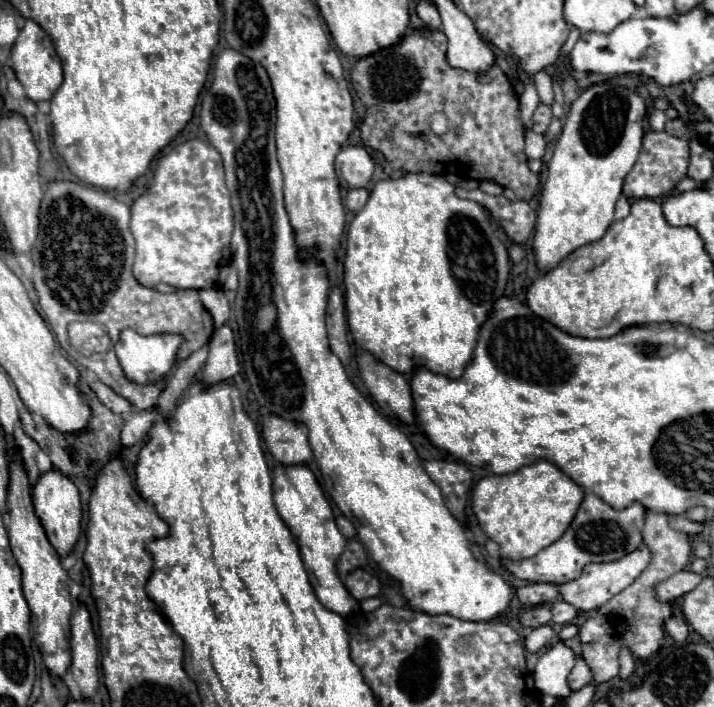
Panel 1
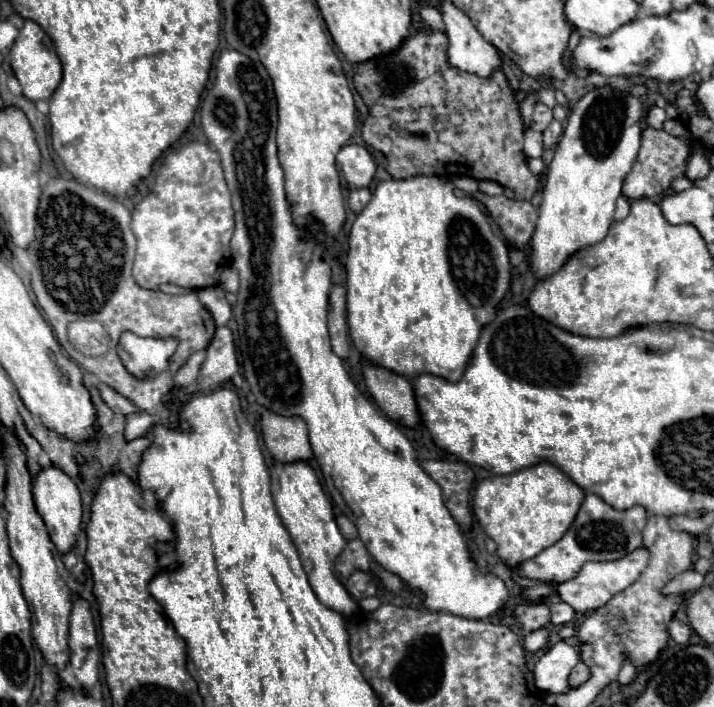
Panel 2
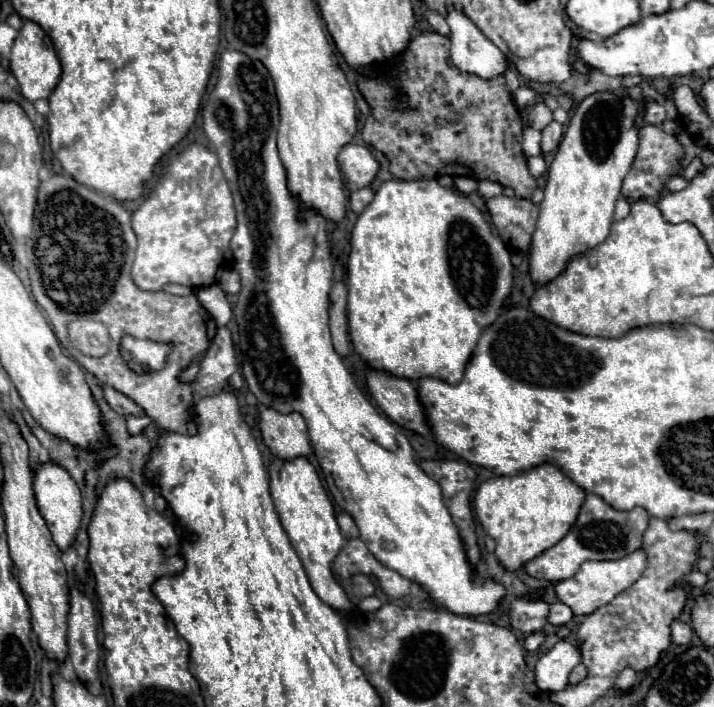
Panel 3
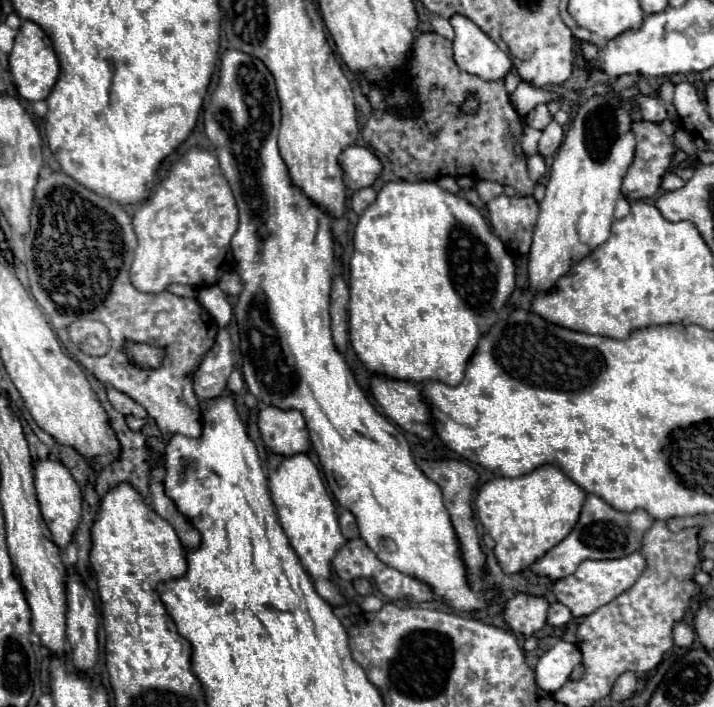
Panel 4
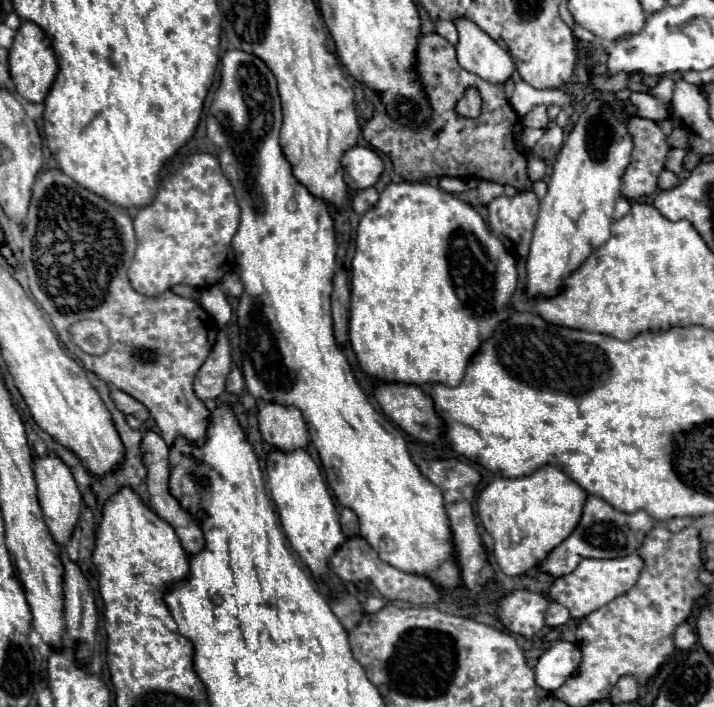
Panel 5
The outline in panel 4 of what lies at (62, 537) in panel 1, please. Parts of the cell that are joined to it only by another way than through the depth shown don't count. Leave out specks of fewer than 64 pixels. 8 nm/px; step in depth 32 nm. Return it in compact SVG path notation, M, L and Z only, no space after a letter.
M54 458L38 460L34 464L34 482L36 482L36 494L38 494L44 522L50 528L54 542L60 548L66 548L66 544L74 538L74 532L76 532L78 522L80 522L80 514L82 514L80 488L76 484L76 480L72 478L70 470L60 460L54 460Z

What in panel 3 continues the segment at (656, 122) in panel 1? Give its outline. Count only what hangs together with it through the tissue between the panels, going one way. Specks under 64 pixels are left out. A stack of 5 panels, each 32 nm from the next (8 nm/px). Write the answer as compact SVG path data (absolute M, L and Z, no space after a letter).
M654 100L644 102L644 122L660 126L664 120L666 120L666 110L662 104L658 104Z

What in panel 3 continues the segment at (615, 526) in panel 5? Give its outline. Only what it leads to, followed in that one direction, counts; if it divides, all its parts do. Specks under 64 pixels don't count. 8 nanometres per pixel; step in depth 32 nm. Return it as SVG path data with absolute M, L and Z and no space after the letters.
M588 494L572 530L556 546L552 546L544 554L540 554L532 562L528 562L524 568L534 578L558 582L558 580L574 576L576 570L580 568L580 564L586 560L618 560L618 558L624 558L642 546L642 534L644 534L644 528L648 528L648 520L650 520L650 516L644 508L620 512L620 510L614 510L604 500L600 500L600 496Z

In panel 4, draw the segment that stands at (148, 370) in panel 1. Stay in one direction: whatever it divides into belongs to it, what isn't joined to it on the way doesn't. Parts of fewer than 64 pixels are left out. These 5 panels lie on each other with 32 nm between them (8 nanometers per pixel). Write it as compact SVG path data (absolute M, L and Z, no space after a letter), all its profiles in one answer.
M126 344L126 354L128 354L128 356L132 358L132 362L138 364L138 366L156 368L156 366L160 366L160 360L162 360L164 350L162 350L162 348L148 346L148 344Z

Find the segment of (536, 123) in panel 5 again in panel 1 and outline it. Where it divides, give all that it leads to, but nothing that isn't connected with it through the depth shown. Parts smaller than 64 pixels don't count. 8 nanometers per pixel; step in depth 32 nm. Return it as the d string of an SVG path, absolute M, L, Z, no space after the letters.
M538 104L538 108L536 108L532 120L534 120L532 130L538 132L538 134L544 134L546 128L548 128L548 124L550 124L550 120L552 120L552 110L550 110L550 106L546 106L546 104Z

